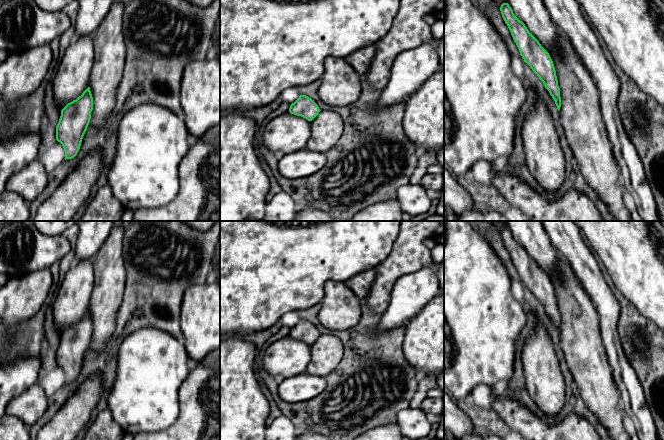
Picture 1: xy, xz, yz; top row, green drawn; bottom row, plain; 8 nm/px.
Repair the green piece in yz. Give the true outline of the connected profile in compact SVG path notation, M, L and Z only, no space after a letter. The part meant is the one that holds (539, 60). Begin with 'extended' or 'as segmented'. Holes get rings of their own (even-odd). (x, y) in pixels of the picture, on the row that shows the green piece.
extended; M503 3L500 11L524 62L539 77L554 99L567 142L586 183L605 203L609 214L614 216L617 221L631 221L630 211L626 208L623 200L624 187L620 170L601 115L598 88L576 54L570 40L565 33L557 29L557 43L563 55L551 57L529 32L525 24L514 15L508 3Z

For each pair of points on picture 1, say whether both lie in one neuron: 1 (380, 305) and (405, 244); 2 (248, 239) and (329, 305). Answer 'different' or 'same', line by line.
1: same
2: different

